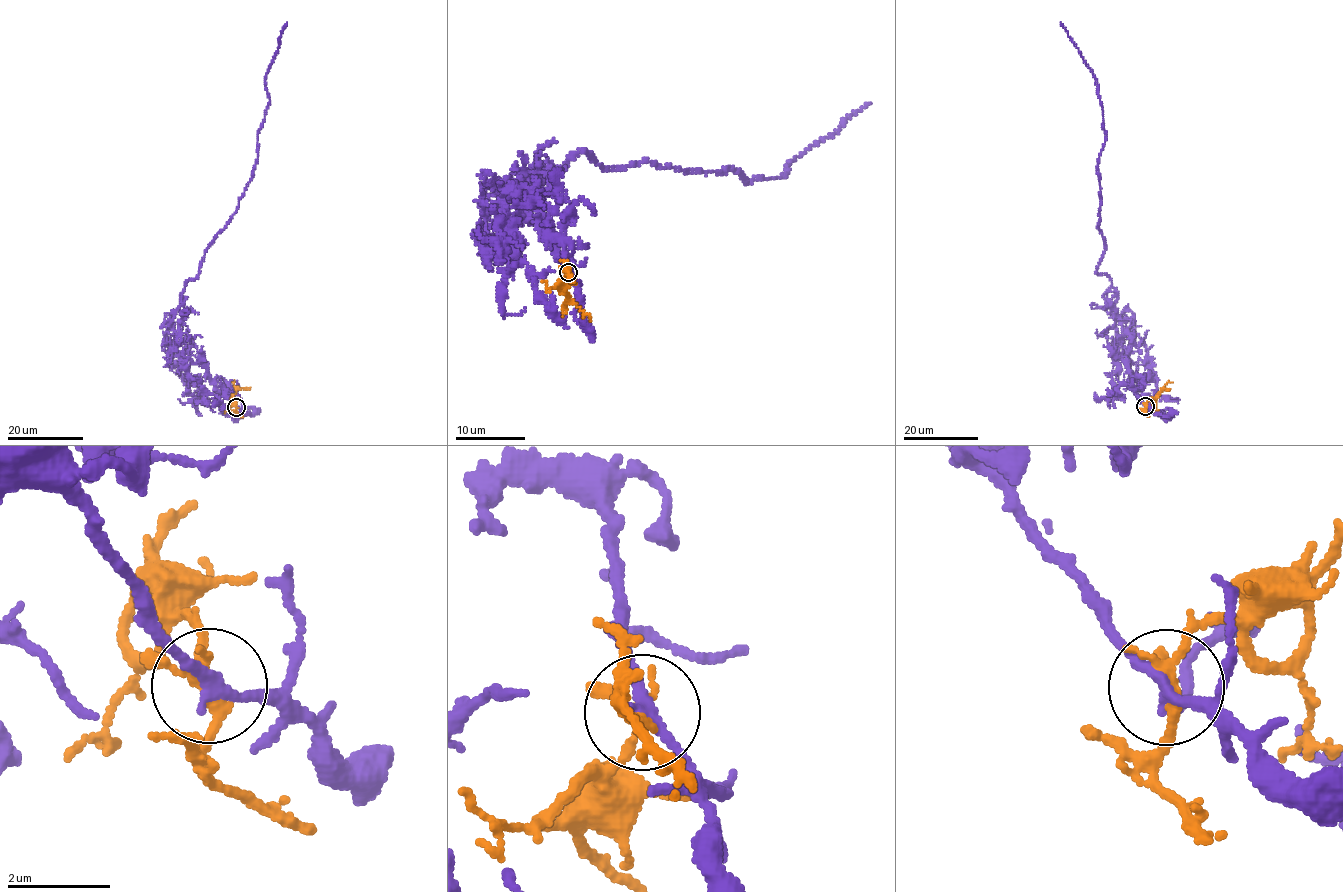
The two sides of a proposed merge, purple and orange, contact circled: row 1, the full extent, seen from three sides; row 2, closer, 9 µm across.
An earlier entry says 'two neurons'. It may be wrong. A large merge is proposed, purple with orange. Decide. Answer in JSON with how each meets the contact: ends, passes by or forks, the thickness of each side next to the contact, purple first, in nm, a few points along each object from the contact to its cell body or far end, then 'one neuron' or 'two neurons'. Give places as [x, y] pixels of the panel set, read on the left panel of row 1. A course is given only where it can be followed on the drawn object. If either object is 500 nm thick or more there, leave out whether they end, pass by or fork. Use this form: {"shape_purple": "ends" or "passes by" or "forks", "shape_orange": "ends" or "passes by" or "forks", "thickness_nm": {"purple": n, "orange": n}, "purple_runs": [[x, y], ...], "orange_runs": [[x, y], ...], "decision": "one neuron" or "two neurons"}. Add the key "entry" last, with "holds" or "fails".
{"shape_purple": "passes by", "shape_orange": "forks", "thickness_nm": {"purple": 220, "orange": 190}, "purple_runs": [[236, 406], [182, 353], [181, 293], [251, 179], [287, 21]], "orange_runs": [[236, 406], [232, 395], [240, 388], [249, 390], [251, 387]], "decision": "one neuron", "entry": "fails"}

